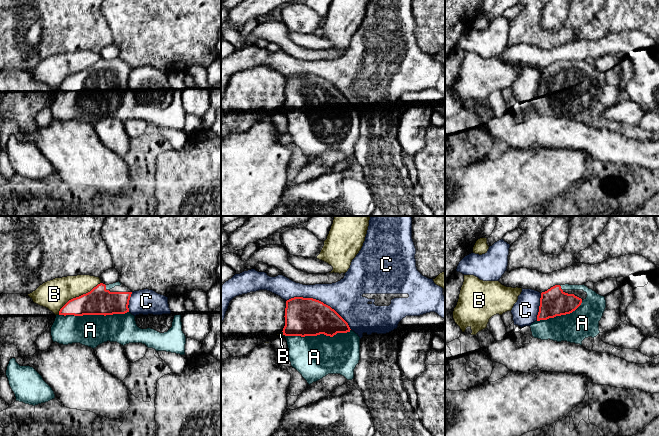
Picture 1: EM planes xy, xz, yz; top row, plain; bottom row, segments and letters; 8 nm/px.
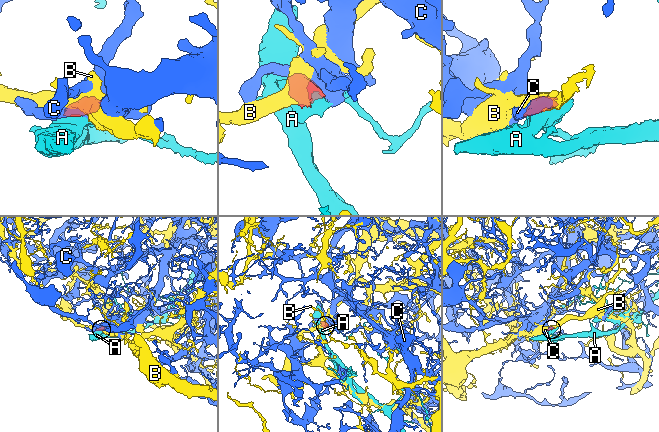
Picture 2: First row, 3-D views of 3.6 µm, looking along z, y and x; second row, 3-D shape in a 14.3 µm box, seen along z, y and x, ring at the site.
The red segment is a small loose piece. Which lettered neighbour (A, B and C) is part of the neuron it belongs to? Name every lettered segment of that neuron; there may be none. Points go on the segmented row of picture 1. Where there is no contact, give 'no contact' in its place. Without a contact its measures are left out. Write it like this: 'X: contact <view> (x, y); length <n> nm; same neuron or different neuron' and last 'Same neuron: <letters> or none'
A: contact xy (93, 314); length 550 nm; same neuron
B: contact xy (77, 297); length 440 nm; different neuron
C: contact xz (320, 301); length 600 nm; different neuron
Same neuron: A

